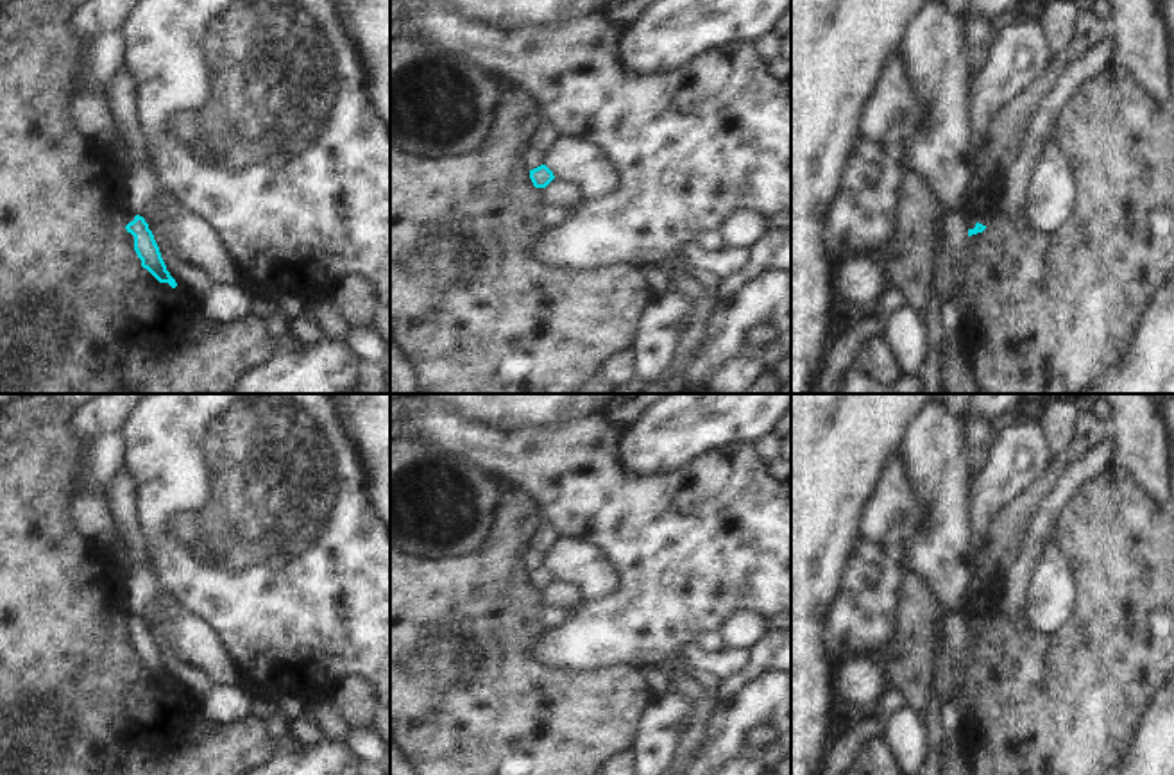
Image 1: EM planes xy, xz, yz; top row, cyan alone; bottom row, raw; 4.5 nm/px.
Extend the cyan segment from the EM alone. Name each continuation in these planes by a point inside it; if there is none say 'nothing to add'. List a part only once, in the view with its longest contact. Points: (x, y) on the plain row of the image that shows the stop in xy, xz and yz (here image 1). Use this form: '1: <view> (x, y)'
nothing to add

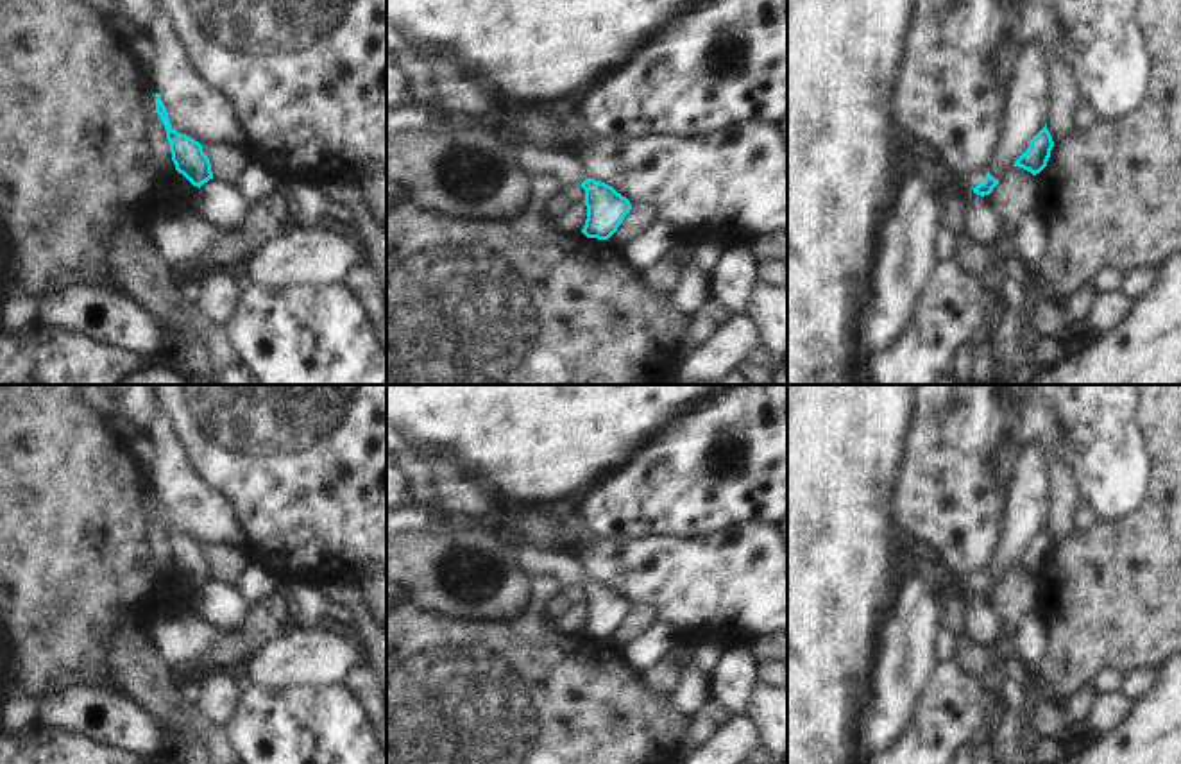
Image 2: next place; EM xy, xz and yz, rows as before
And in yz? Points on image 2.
1: yz (976, 577)

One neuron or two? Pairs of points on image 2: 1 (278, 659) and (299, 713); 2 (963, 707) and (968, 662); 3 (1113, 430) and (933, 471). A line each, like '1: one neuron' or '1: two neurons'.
1: two neurons
2: two neurons
3: one neuron

